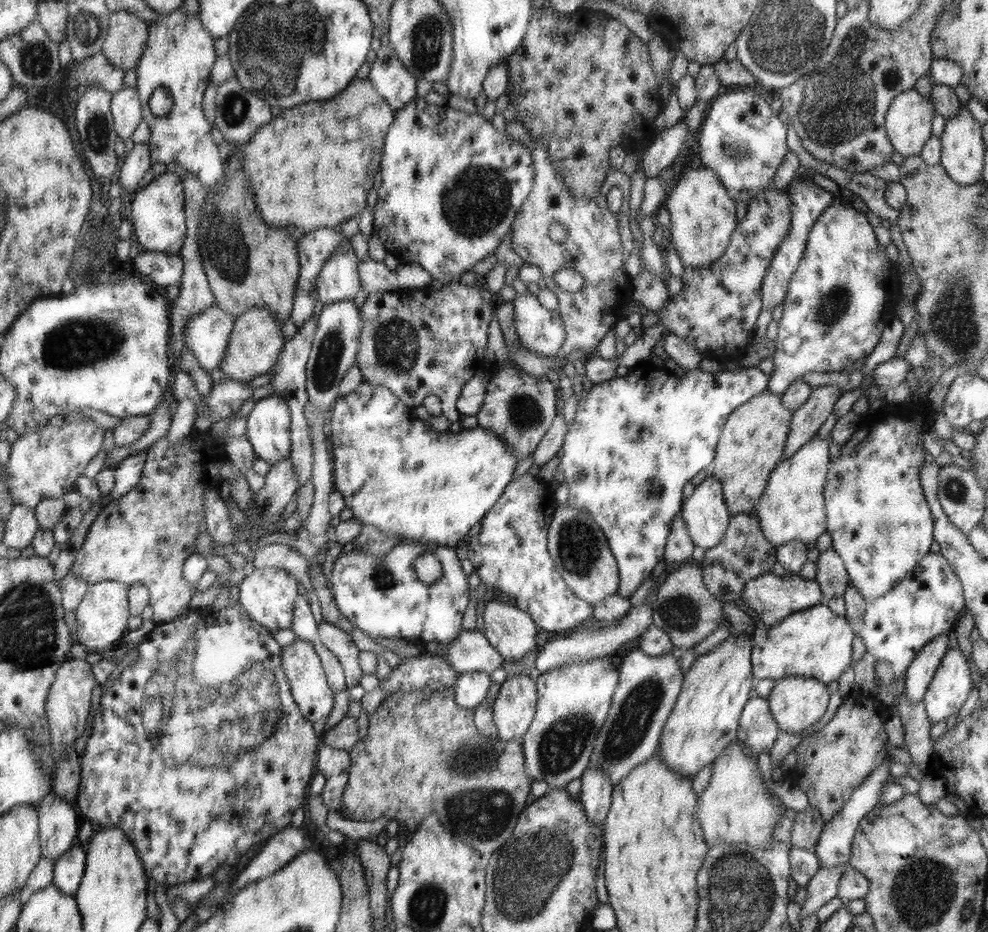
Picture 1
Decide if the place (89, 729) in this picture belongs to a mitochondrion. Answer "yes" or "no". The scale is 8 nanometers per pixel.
no

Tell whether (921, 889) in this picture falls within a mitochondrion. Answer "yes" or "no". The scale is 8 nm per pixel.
yes

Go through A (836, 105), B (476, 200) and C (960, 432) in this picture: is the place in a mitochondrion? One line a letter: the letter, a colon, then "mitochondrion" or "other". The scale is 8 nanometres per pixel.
A: mitochondrion
B: mitochondrion
C: other

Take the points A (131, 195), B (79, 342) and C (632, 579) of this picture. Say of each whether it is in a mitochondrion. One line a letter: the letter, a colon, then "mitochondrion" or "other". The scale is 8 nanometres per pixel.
A: other
B: mitochondrion
C: other

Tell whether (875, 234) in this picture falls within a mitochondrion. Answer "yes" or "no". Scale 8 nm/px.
no

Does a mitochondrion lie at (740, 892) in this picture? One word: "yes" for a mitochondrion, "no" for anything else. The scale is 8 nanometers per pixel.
yes

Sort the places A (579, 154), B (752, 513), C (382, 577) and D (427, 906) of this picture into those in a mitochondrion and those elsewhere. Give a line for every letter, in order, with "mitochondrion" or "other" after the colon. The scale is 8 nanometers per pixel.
A: other
B: other
C: mitochondrion
D: mitochondrion

